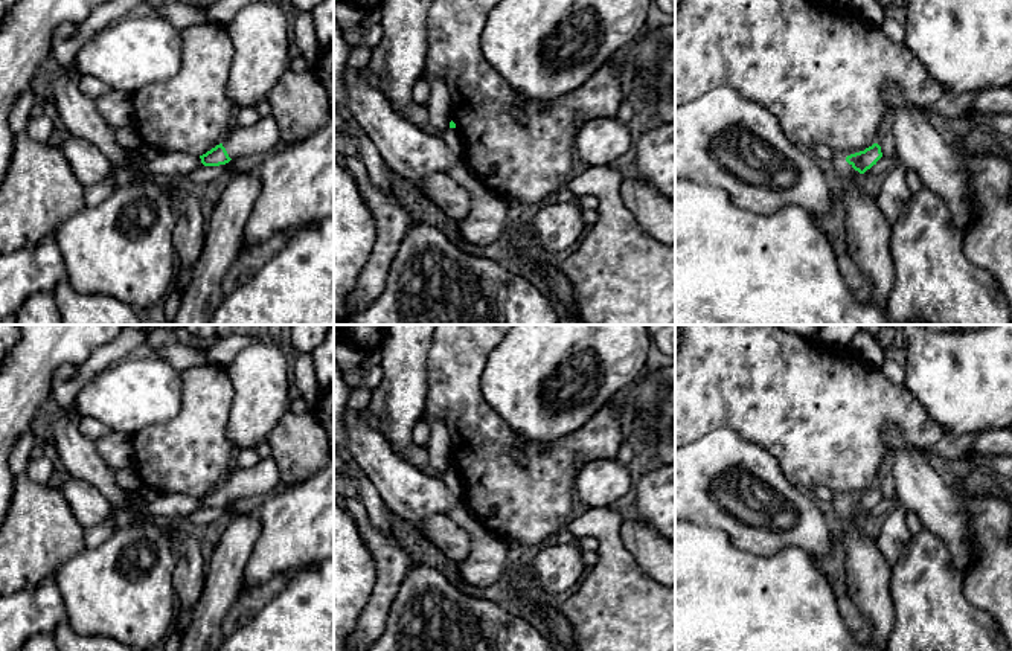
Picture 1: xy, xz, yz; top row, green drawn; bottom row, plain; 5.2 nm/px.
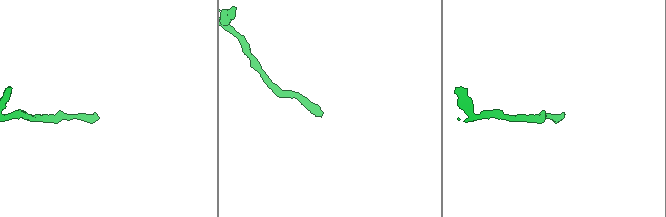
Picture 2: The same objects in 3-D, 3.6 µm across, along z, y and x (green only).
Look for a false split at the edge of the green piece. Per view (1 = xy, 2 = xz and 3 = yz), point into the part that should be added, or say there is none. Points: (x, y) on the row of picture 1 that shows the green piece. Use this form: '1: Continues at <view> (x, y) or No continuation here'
1: Continues at xy (243, 144)
2: No continuation here
3: No continuation here

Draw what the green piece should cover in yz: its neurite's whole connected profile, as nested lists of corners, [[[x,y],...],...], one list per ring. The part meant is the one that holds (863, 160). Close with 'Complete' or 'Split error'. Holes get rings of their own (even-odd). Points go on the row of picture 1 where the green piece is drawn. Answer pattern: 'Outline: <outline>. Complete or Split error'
Outline: [[[873,143],[872,146],[866,148],[864,151],[850,154],[846,157],[846,162],[860,174],[864,174],[870,169],[876,162],[882,157],[881,146]]]. Complete

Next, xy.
Outline: [[[262,117],[251,127],[232,128],[219,145],[200,156],[200,159],[204,166],[219,166],[230,160],[251,162],[277,149],[279,143],[279,127],[271,119]]]. Split error

